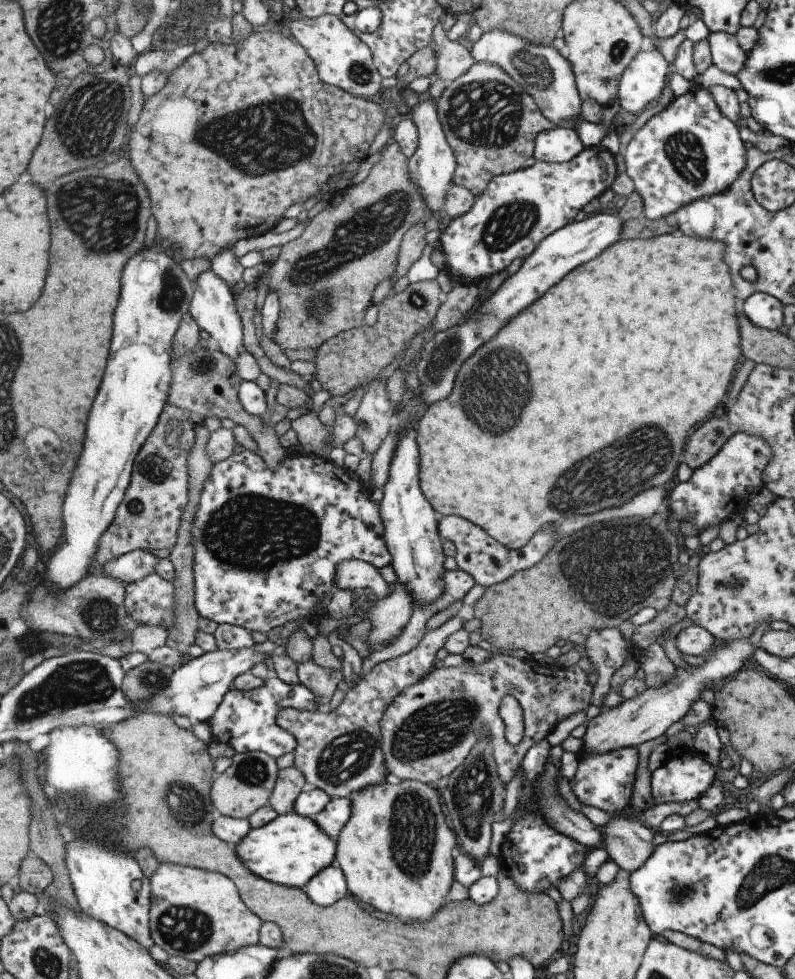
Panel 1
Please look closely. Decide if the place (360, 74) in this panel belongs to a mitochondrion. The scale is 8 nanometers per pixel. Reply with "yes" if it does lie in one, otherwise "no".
yes

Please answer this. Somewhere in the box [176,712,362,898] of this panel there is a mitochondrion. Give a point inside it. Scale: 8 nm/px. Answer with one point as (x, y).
(254, 772)

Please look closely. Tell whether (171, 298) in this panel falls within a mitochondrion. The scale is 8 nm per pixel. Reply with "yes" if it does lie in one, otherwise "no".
yes

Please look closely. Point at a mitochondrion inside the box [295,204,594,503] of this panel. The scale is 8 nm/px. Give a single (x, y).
(482, 398)

